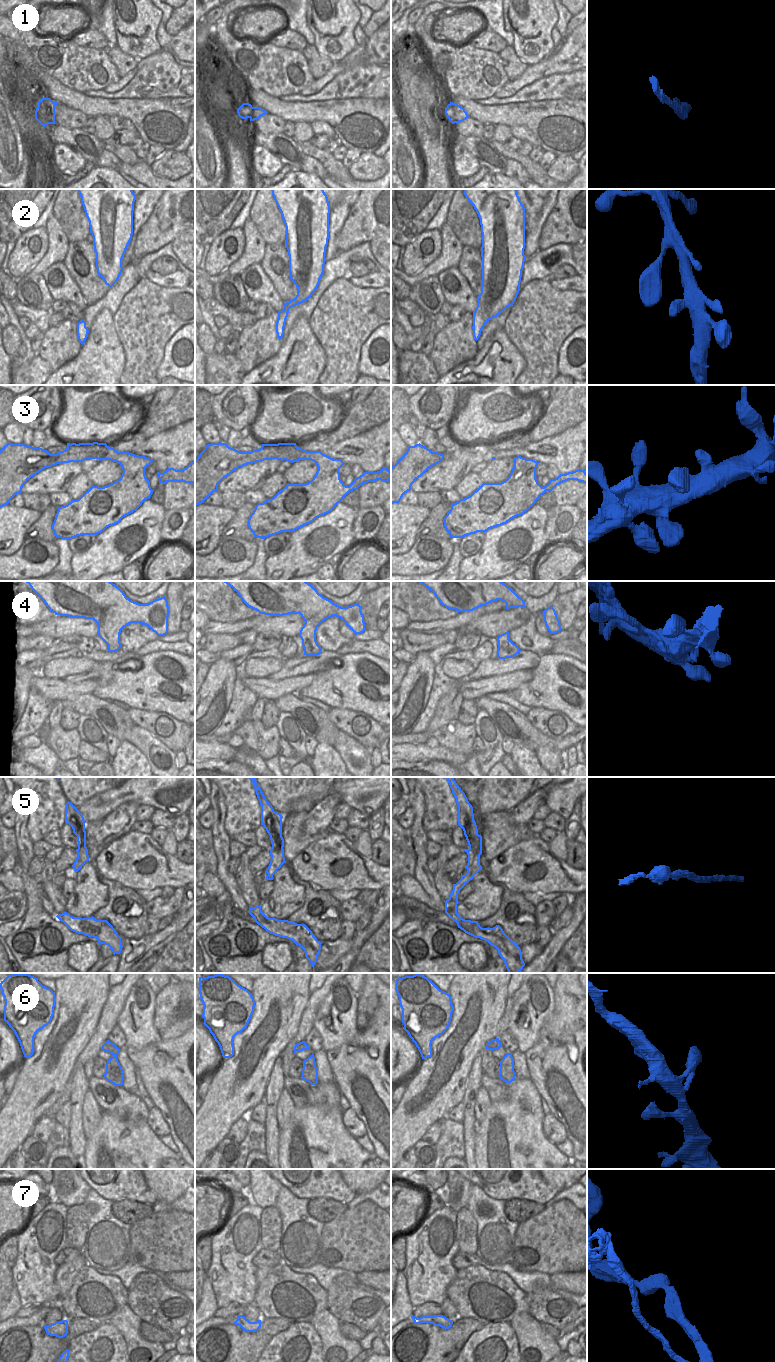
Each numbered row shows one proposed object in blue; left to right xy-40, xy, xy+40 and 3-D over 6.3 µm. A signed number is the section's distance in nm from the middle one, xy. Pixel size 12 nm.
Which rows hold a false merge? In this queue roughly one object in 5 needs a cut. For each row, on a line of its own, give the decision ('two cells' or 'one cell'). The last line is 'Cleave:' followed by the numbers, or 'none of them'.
1: one cell
2: one cell
3: one cell
4: one cell
5: one cell
6: one cell
7: one cell
Cleave: none of them

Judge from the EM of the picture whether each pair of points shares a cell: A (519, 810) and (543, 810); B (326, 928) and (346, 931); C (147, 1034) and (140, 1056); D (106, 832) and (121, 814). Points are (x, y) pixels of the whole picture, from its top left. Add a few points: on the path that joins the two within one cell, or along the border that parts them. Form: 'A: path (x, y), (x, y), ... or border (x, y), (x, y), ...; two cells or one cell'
A: border (543, 802), (532, 817); two cells
B: border (343, 920), (340, 936); two cells
C: border (161, 1039), (148, 1043), (141, 1049), (126, 1045); two cells
D: path (110, 828), (120, 818); one cell

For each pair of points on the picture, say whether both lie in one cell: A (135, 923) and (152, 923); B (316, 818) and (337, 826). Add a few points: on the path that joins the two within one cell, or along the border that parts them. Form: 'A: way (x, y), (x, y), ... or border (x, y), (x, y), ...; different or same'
A: border (148, 916), (145, 933); different
B: border (334, 819), (328, 827); different

